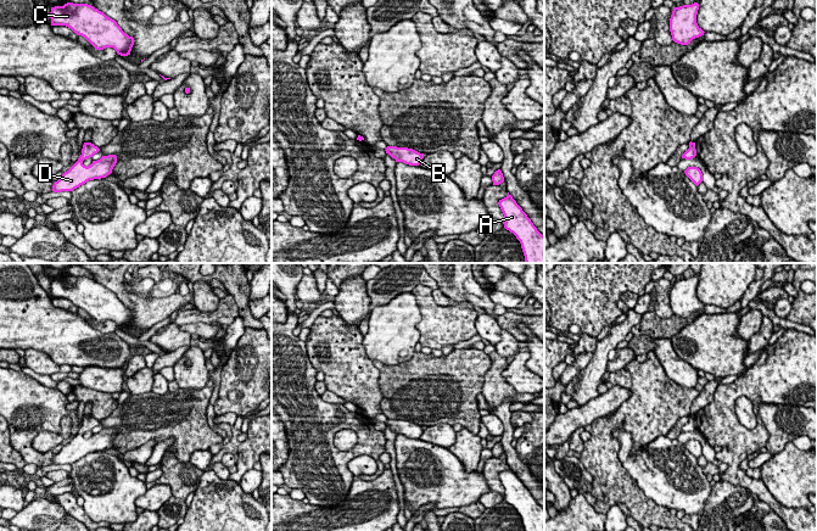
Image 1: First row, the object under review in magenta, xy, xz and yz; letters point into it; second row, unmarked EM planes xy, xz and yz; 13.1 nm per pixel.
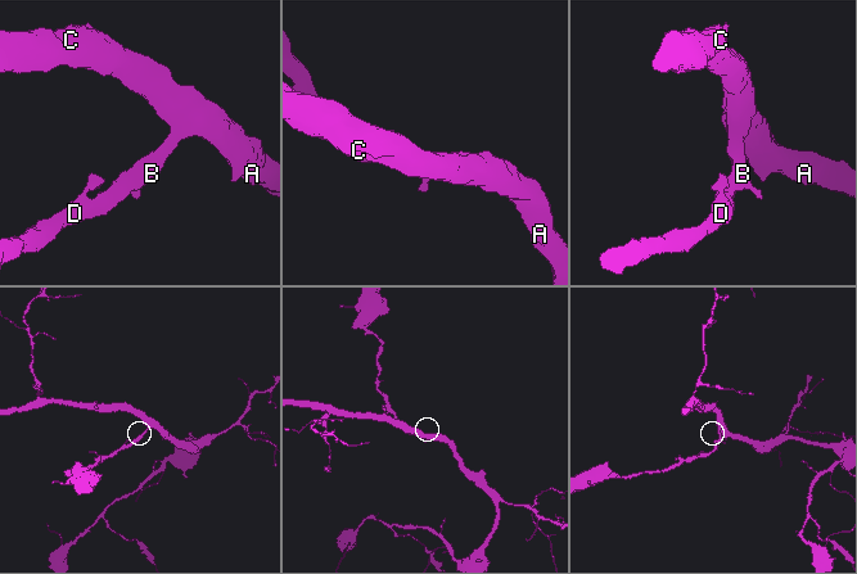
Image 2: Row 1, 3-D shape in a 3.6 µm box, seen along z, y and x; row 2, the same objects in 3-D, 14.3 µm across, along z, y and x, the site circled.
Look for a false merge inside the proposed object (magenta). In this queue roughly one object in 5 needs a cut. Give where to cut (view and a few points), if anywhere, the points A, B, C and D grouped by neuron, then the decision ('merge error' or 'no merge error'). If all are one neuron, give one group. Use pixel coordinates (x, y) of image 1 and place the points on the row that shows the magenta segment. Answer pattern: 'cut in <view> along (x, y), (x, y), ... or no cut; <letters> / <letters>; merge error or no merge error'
no cut; A B C D; no merge error

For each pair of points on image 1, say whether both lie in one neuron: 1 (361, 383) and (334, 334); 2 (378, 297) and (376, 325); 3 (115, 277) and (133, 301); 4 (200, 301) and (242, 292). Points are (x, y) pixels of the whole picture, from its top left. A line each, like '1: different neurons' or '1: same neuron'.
1: same neuron
2: different neurons
3: same neuron
4: different neurons

